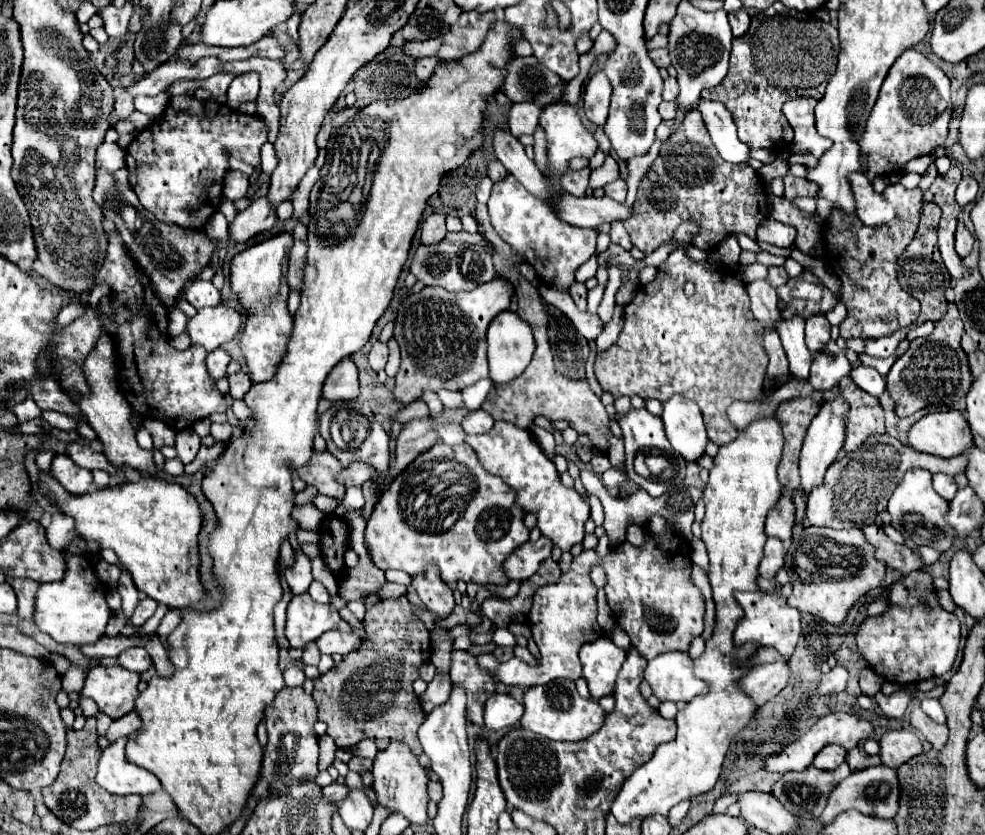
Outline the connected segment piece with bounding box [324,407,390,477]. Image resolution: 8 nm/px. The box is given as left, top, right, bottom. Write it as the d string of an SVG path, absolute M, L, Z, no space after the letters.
M366 407L364 415L370 419L370 429L368 429L368 437L366 441L358 447L358 449L352 449L352 451L342 451L338 449L330 437L324 437L326 443L328 443L328 451L344 465L348 467L350 463L356 463L356 461L364 461L372 467L376 467L378 472L381 472L382 476L389 475L389 435L386 435L384 427L374 419L374 413Z

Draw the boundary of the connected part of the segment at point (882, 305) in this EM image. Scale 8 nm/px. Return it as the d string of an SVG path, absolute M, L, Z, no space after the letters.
M896 183L886 187L884 197L896 207L896 217L884 225L868 227L858 219L844 219L844 215L832 215L832 219L828 219L828 223L824 225L824 261L826 265L830 261L830 269L842 283L840 299L848 309L848 317L840 325L842 339L884 337L894 329L912 325L918 319L920 303L898 285L896 263L918 229L924 207L924 191L920 187L906 189Z

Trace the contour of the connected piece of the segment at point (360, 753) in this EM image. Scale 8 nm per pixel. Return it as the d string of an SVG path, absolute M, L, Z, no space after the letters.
M366 739L366 741L360 741L358 745L354 745L352 753L354 753L356 757L368 757L368 759L374 759L374 757L376 757L376 753L378 753L378 749L376 749L374 741Z

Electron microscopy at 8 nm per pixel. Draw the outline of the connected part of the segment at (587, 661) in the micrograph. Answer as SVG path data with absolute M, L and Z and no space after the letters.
M600 637L596 643L582 645L580 661L592 699L600 699L614 693L616 675L626 661L626 651L616 647L610 637Z

